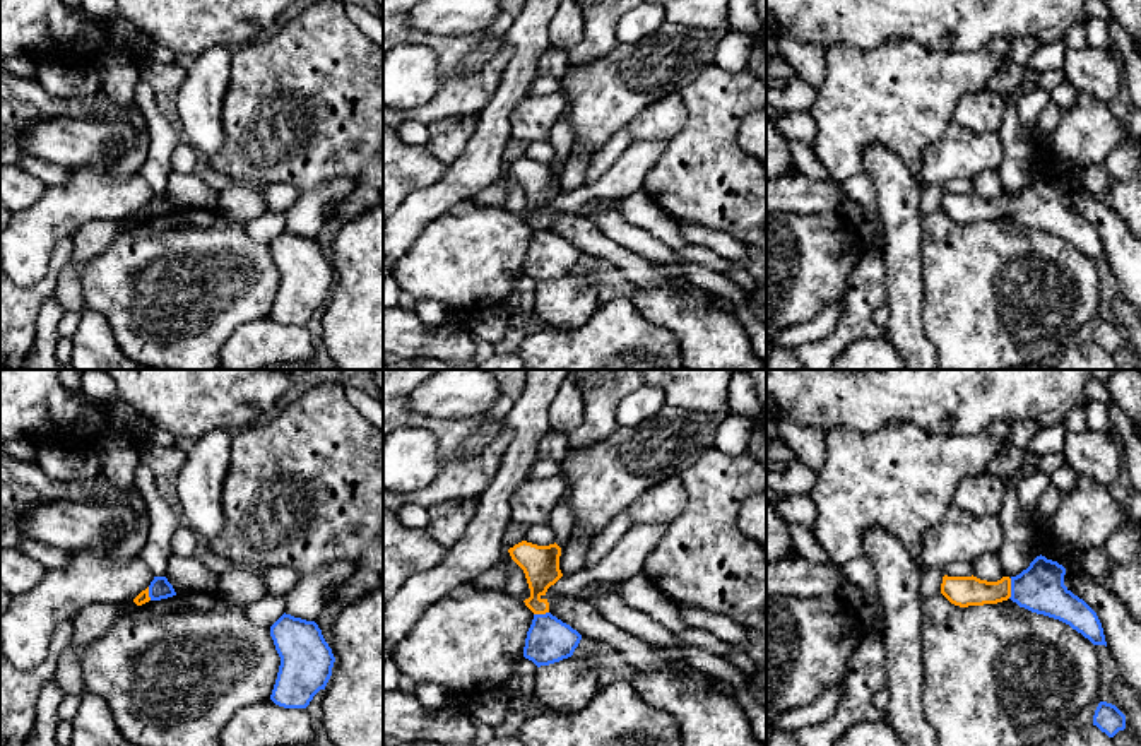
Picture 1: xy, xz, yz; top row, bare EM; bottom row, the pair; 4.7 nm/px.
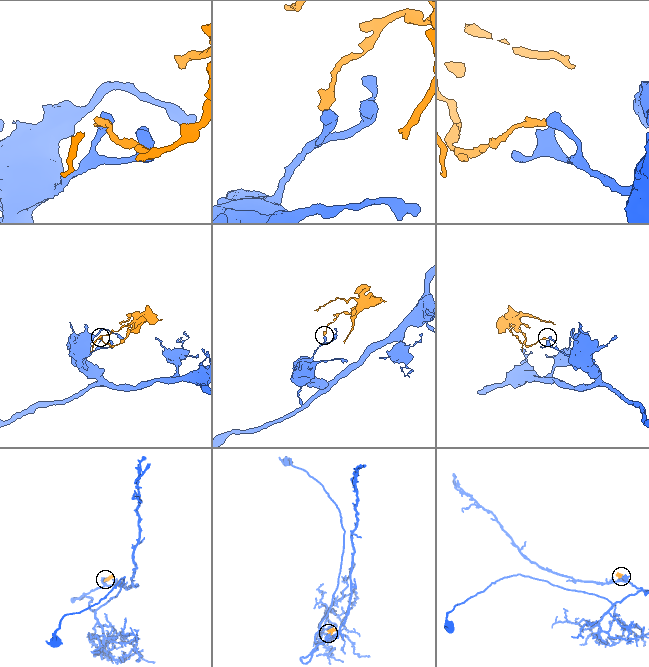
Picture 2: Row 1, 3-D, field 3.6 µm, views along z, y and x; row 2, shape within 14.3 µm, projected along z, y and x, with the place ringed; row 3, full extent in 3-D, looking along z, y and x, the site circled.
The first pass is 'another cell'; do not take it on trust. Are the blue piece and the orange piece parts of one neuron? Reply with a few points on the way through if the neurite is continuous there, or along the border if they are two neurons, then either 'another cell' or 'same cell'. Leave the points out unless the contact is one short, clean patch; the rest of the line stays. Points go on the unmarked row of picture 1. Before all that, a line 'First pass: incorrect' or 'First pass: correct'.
First pass: correct
border along yz (1011, 195), (1011, 211), (1008, 214); another cell

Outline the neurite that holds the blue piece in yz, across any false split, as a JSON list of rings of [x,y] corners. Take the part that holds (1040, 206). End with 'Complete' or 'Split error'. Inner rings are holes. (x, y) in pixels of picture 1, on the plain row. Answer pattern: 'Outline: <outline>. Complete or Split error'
Outline: [[[1037,173],[1026,186],[1011,193],[1011,217],[1032,229],[1069,241],[1093,262],[1105,262],[1097,229],[1064,202],[1066,185]]]. Complete

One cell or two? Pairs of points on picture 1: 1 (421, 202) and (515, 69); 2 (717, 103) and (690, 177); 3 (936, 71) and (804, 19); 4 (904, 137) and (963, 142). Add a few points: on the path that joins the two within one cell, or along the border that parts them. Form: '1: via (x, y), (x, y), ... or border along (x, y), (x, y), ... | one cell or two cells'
1: via (457, 180), (483, 154), (502, 105) | one cell
2: via (712, 122), (702, 158) | one cell
3: border along (912, 40), (888, 36), (868, 48), (833, 43) | two cells
4: border along (953, 122), (922, 153), (917, 177) | two cells

